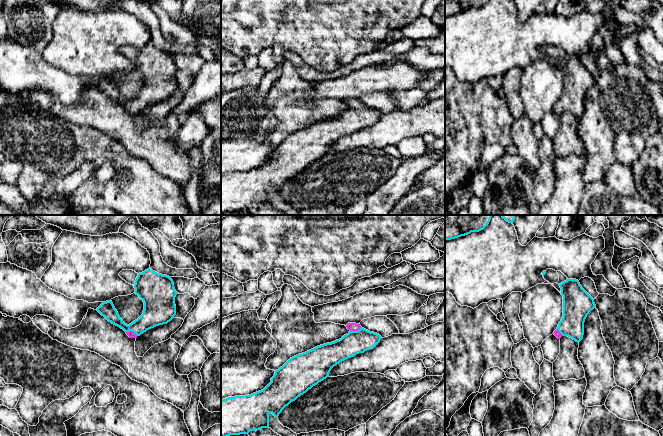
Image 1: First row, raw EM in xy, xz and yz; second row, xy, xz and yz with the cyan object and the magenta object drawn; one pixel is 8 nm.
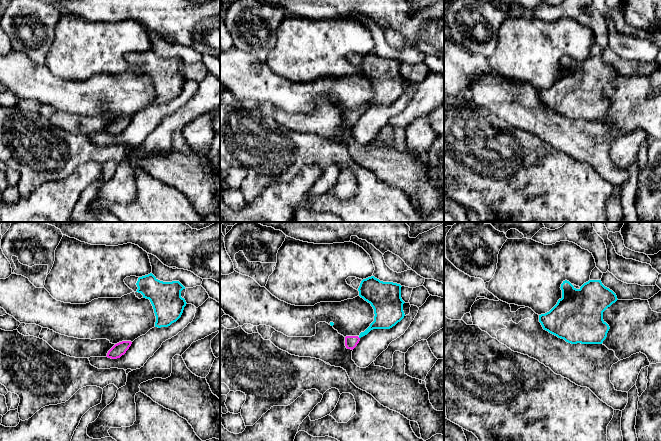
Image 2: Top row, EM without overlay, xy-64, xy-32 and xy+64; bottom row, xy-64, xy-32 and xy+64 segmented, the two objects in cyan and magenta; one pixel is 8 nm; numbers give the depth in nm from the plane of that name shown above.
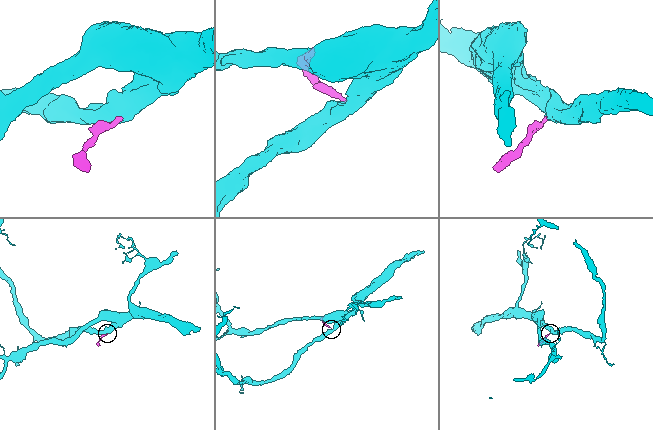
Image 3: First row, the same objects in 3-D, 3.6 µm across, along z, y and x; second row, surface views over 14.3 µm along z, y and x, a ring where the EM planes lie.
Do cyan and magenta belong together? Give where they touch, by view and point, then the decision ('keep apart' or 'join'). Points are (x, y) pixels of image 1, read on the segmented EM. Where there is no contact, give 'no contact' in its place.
contact xz (355, 331); join

